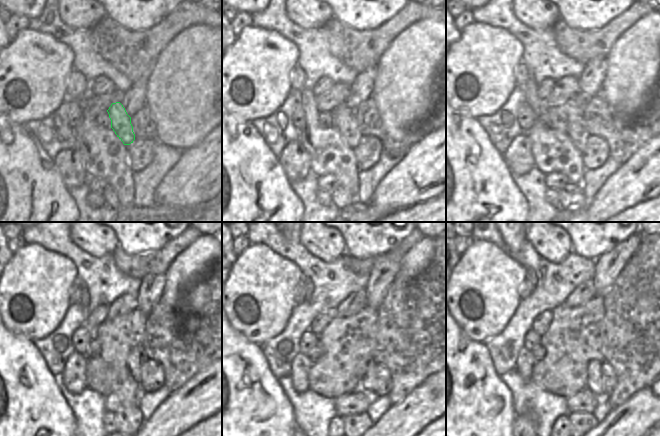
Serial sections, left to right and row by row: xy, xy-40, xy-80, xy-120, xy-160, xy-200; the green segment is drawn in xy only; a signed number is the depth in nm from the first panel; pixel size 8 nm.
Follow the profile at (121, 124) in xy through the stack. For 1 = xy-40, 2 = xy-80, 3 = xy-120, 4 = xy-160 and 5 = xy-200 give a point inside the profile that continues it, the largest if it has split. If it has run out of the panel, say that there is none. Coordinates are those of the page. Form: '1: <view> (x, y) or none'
1: xy-40 (344, 120)
2: xy-80 (576, 129)
3: xy-120 (136, 357)
4: xy-160 (369, 381)
5: xy-200 (594, 384)

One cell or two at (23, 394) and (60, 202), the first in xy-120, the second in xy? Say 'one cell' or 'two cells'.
one cell

